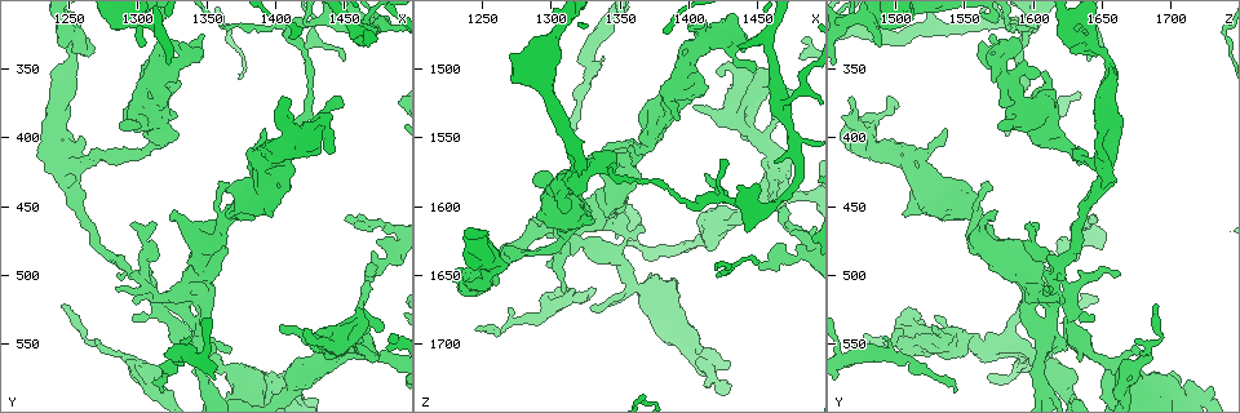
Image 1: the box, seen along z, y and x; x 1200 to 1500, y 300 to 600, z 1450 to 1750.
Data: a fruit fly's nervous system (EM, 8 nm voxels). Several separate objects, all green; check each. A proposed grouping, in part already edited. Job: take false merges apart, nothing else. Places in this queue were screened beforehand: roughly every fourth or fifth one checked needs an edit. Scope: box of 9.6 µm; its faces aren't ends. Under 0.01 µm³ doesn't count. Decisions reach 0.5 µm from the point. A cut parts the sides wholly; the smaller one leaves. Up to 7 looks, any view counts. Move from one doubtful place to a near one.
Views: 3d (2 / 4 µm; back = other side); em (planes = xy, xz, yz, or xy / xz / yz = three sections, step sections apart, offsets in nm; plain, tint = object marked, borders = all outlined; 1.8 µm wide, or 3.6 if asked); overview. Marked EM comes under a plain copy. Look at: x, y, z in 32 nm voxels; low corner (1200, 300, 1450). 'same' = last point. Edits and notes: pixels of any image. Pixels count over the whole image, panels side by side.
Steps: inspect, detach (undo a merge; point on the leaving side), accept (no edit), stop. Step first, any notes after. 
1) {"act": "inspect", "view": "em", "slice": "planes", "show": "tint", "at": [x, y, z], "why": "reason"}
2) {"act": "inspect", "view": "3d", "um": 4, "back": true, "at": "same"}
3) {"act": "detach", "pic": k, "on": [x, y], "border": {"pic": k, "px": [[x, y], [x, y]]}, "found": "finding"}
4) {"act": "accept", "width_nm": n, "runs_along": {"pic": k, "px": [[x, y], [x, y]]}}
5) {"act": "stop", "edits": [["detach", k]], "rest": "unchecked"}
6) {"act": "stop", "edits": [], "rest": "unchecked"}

{"act": "inspect", "view": "em", "slice": "planes", "show": "tint", "at": [1470, 322, 1534], "why": "a fork"}

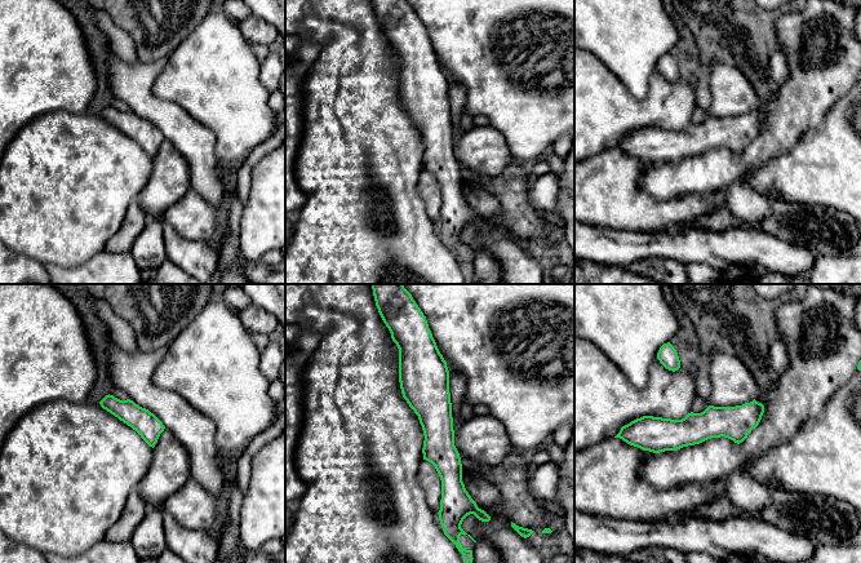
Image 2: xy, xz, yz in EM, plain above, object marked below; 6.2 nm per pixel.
{"act": "accept", "runs_along": {"pic": 2, "px": [[424, 351], [449, 468], [444, 505]]}, "found": "all the same cell"}

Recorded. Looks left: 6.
{"act": "inspect", "view": "em", "slice": "planes", "show": "tint", "at": [1392, 408, 1504], "why": "abrupt turn"}

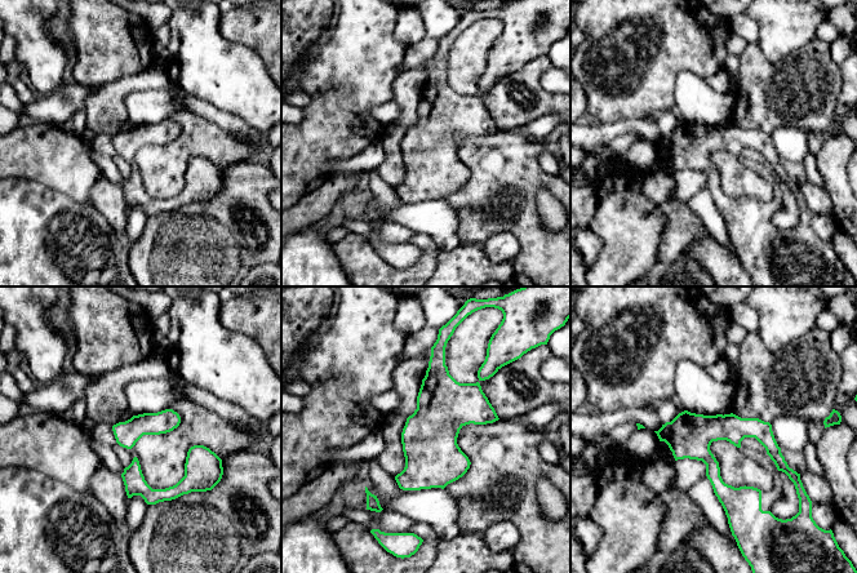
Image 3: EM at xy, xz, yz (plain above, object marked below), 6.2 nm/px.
{"act": "accept", "found": "one cell here"}

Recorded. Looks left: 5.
{"act": "inspect", "view": "em", "slice": "planes", "show": "tint", "at": [1336, 334, 1574], "why": "closes a loop"}

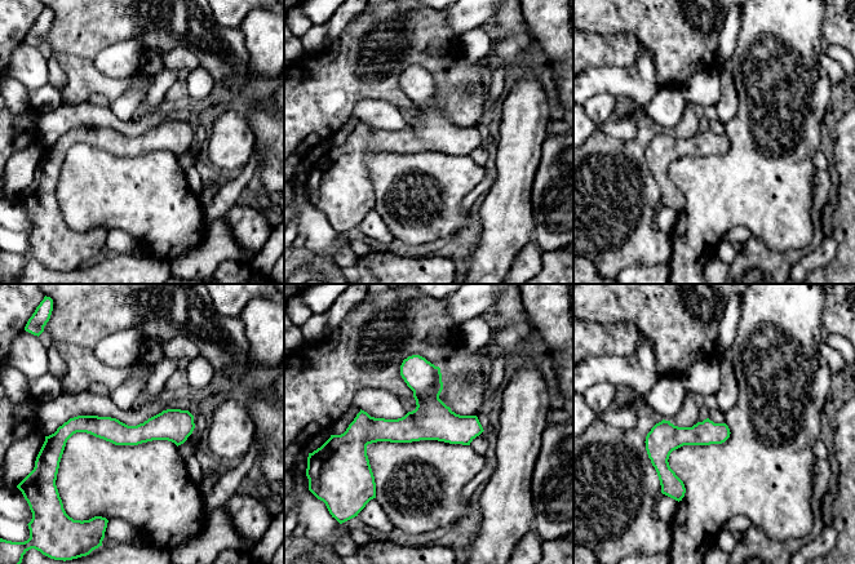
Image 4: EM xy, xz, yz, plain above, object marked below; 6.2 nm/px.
{"act": "accept", "runs_along": {"pic": 4, "px": [[190, 418], [62, 435]]}, "found": "continuous, no second cell"}

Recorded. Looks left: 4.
{"act": "stop", "edits": [], "rest": "unchecked"}

